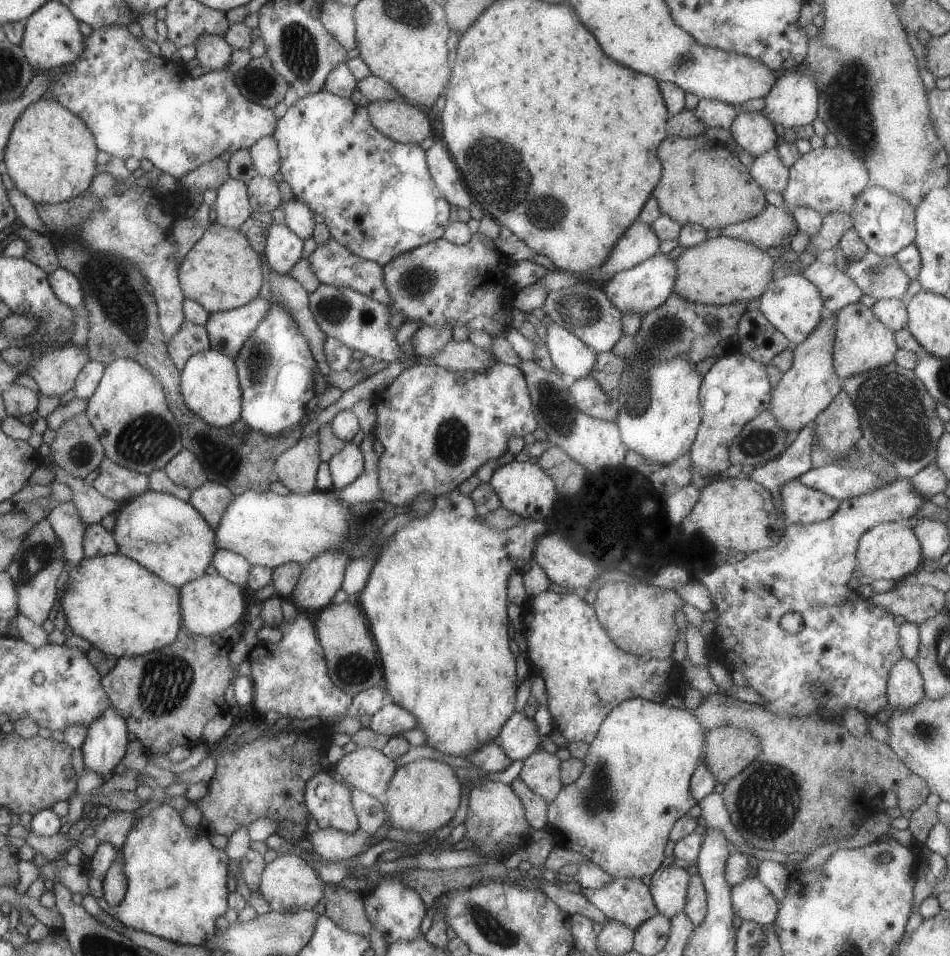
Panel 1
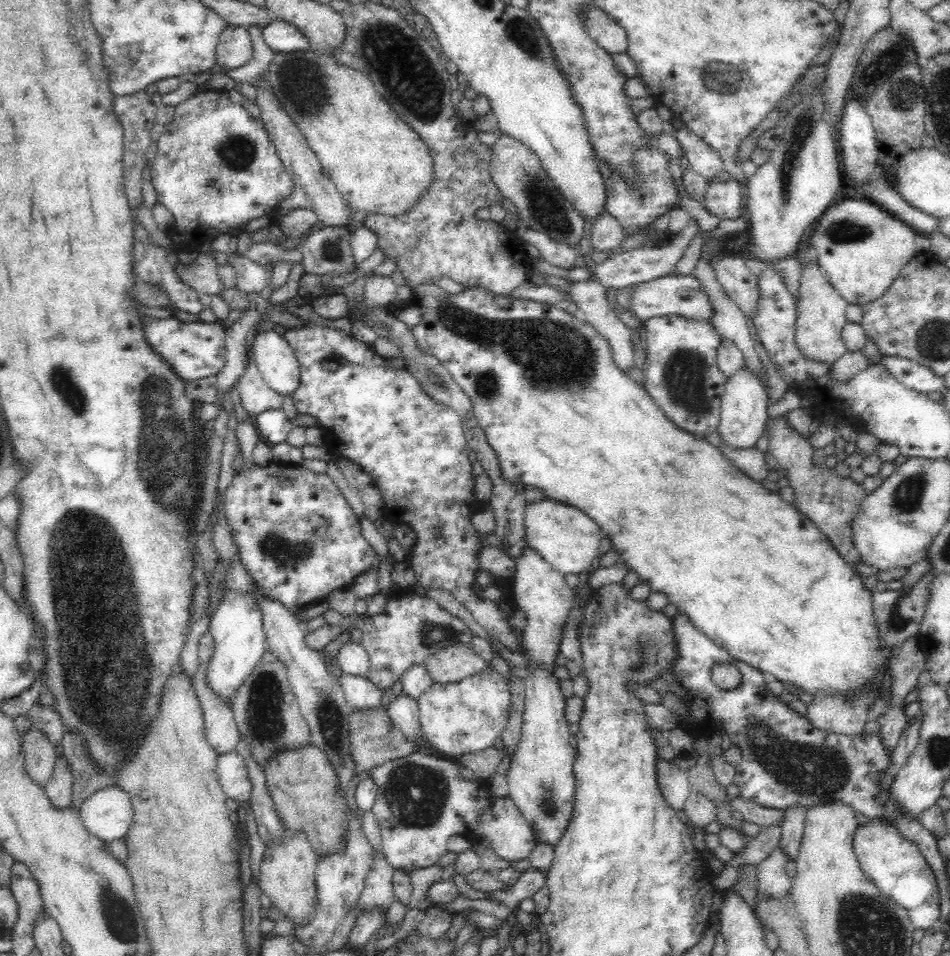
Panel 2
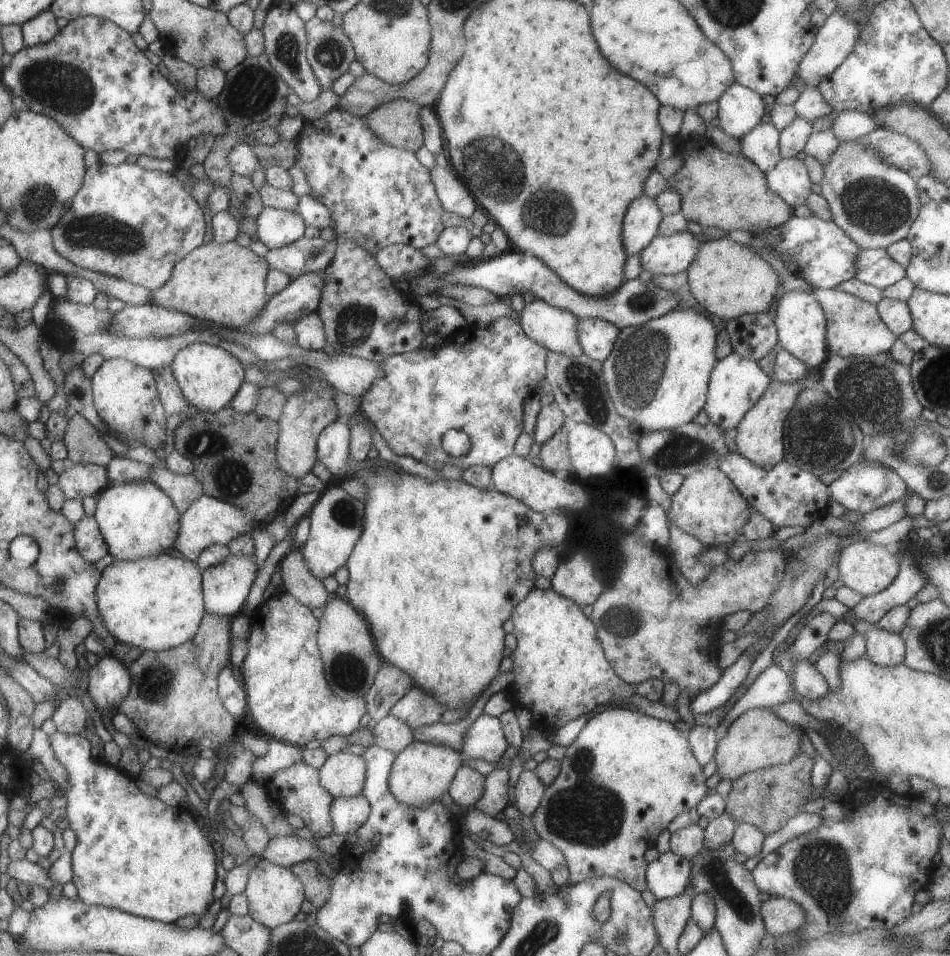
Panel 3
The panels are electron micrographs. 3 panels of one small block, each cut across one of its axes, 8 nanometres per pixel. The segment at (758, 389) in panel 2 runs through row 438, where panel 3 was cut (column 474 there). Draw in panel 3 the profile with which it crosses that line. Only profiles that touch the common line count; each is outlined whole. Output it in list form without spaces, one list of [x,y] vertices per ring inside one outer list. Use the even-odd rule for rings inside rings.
[[[482,712],[466,730],[461,754],[465,759],[475,758],[475,760],[496,762],[507,746],[501,721]]]

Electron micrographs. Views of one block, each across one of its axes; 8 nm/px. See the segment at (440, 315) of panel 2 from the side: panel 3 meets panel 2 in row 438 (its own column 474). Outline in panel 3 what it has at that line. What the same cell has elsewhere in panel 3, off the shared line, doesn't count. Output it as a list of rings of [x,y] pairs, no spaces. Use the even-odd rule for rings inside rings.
[[[388,464],[387,466],[377,466],[374,468],[372,473],[368,473],[364,477],[355,477],[351,476],[356,479],[361,479],[365,486],[367,487],[367,496],[366,499],[363,500],[364,502],[364,525],[362,528],[361,536],[359,540],[354,544],[353,550],[350,552],[349,558],[346,560],[345,566],[348,570],[348,581],[345,584],[345,593],[346,593],[346,600],[348,603],[355,609],[357,612],[361,613],[363,618],[366,620],[368,624],[368,629],[372,634],[372,638],[374,643],[376,644],[376,651],[381,658],[381,661],[393,665],[395,668],[402,670],[409,678],[412,680],[412,686],[429,693],[437,702],[448,706],[450,709],[461,709],[462,707],[471,708],[472,704],[476,701],[477,697],[489,686],[489,682],[497,676],[499,673],[499,662],[503,658],[503,636],[505,633],[503,632],[503,628],[501,625],[507,618],[512,615],[513,608],[516,607],[516,604],[519,604],[527,593],[533,588],[532,580],[533,577],[536,575],[533,573],[533,570],[530,566],[530,560],[533,556],[534,552],[538,549],[542,549],[545,545],[555,546],[555,544],[559,544],[559,542],[563,542],[563,538],[567,536],[567,520],[563,518],[563,514],[549,514],[549,516],[545,516],[543,513],[535,512],[530,508],[527,508],[521,501],[515,500],[513,497],[510,497],[506,494],[501,494],[495,490],[481,490],[475,488],[474,486],[468,485],[463,480],[446,480],[442,477],[439,477],[434,481],[430,481],[429,479],[424,479],[423,477],[418,477],[417,475],[412,475],[410,473],[405,473],[399,468]]]

